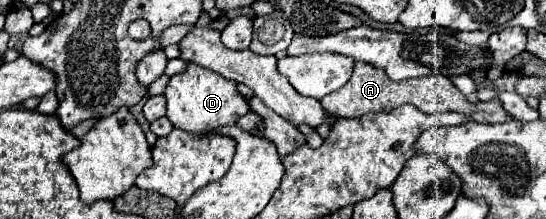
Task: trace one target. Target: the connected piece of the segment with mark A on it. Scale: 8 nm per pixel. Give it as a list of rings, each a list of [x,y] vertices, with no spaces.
[[[357,61],[347,85],[337,89],[335,93],[329,93],[321,99],[321,105],[325,111],[335,113],[337,117],[363,117],[367,113],[375,111],[391,111],[399,105],[411,103],[423,113],[445,113],[445,111],[457,111],[457,113],[471,113],[475,121],[479,123],[503,123],[509,121],[511,115],[501,107],[497,99],[491,99],[487,103],[469,103],[465,95],[445,77],[445,75],[423,75],[415,79],[403,79],[403,81],[391,81],[381,69],[371,64]]]

